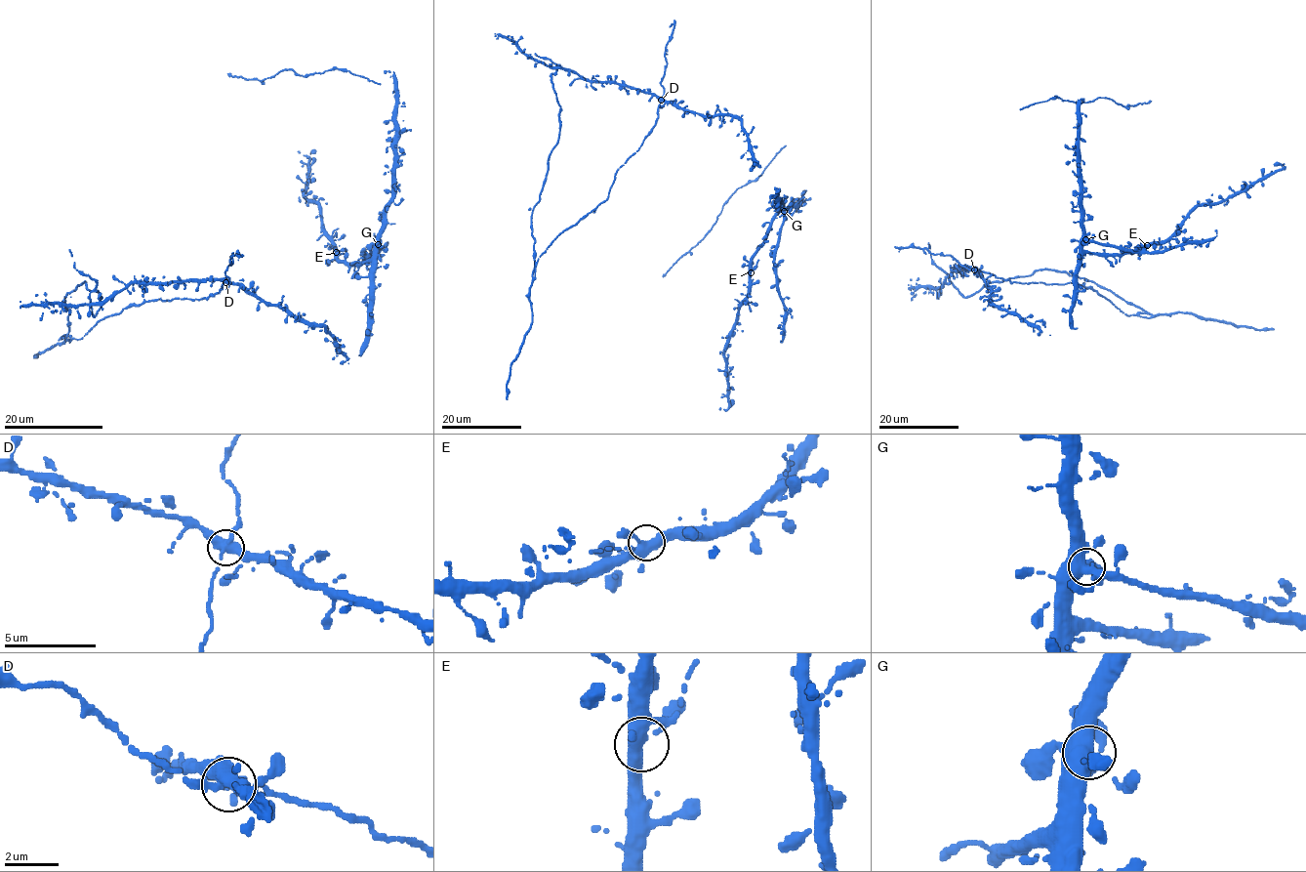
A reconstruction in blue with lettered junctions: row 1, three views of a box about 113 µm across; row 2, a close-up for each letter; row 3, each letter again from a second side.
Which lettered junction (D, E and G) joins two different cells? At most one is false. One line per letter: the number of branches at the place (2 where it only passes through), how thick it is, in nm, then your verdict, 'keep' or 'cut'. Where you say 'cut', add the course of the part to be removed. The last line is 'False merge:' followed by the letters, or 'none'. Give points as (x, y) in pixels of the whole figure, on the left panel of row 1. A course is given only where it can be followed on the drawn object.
D: 4 | 400 nm | cut | (225, 283), (128, 305), (71, 338), (67, 293), (84, 281), (101, 304), (93, 316), (96, 281), (69, 250)
E: 4 | 360 nm | keep
G: 4 | 400 nm | keep
False merge: D

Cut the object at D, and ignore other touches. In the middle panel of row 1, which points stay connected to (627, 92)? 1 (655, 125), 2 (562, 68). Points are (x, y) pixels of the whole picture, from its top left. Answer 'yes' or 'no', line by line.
1: no
2: yes

